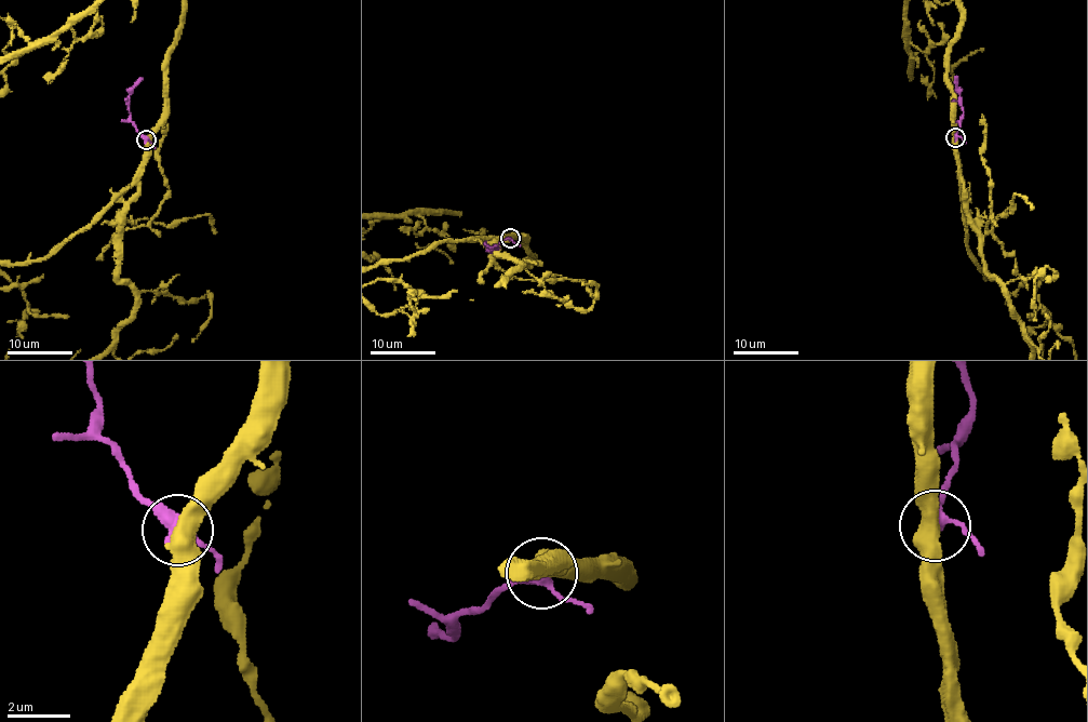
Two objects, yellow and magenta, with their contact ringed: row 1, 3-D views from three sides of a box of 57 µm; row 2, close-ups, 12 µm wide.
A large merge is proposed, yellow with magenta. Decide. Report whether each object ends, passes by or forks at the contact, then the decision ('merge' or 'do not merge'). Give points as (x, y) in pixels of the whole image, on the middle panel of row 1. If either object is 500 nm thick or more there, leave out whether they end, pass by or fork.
merge

